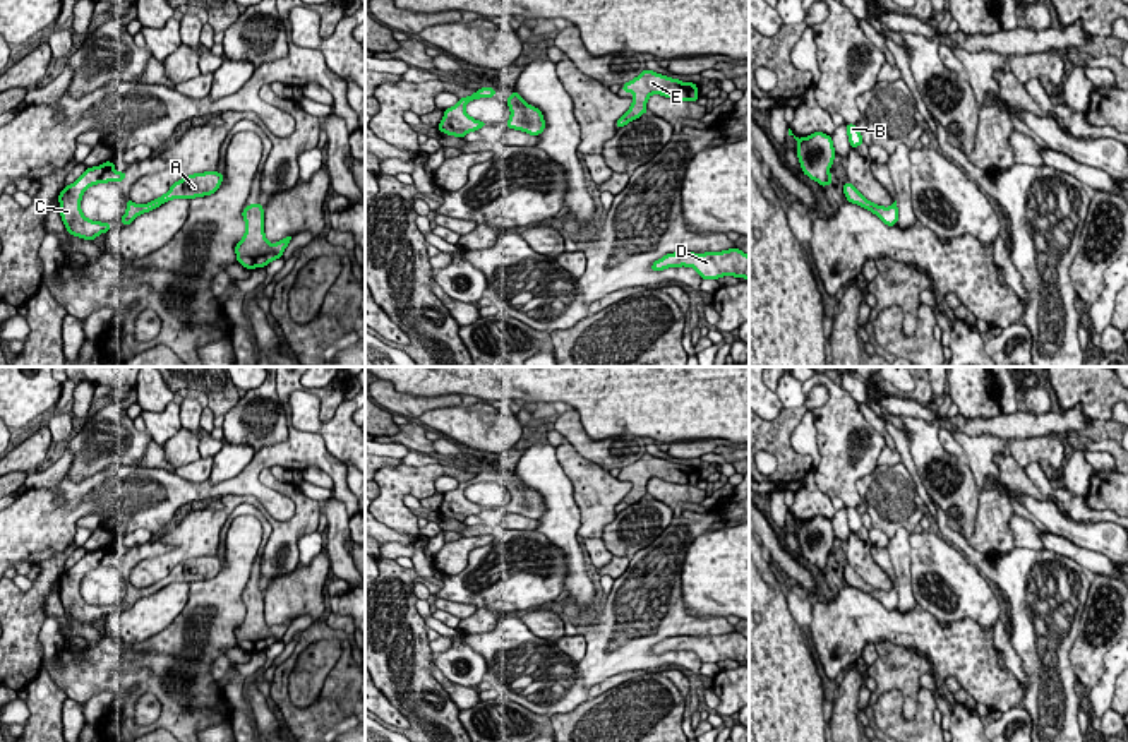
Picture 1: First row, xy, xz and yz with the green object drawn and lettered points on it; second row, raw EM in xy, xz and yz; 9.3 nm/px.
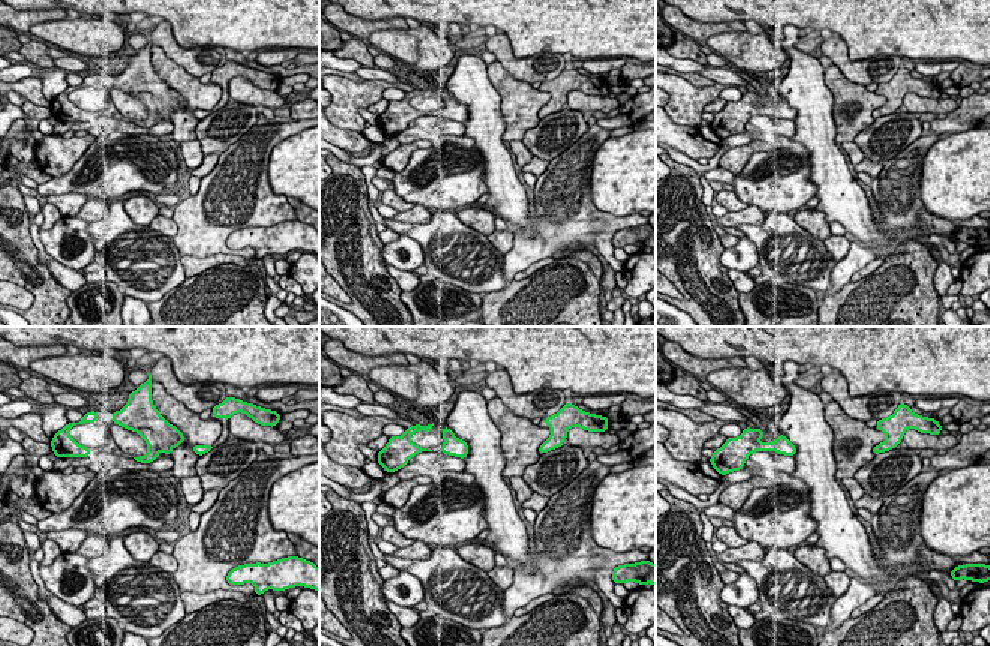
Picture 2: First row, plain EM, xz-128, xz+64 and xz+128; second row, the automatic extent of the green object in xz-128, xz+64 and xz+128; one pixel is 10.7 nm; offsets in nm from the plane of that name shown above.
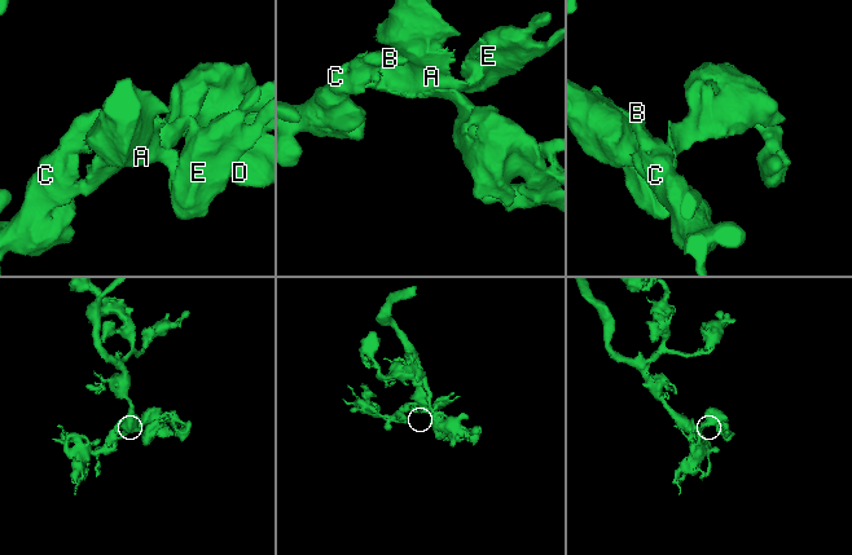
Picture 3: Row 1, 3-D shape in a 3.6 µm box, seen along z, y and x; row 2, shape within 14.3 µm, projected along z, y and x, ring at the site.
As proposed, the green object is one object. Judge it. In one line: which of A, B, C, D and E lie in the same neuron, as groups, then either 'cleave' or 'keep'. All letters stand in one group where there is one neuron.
groups A B C D E; keep

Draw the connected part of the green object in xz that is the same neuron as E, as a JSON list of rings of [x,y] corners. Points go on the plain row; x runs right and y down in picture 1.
[[[645,452],[638,461],[622,468],[622,476],[633,476],[631,492],[615,506],[615,512],[627,509],[629,506],[648,497],[646,485],[651,478],[662,478],[663,482],[677,485],[698,485],[698,470],[694,466],[682,466],[653,454]]]

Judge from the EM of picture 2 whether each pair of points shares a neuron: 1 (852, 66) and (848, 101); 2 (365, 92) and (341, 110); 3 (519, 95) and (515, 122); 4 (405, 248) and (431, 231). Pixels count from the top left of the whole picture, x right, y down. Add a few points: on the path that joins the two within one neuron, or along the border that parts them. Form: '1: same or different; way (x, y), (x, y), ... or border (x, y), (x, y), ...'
1: different; border (833, 63), (849, 80), (866, 87)
2: same; way (359, 96), (354, 96), (347, 104)
3: same; way (519, 101), (519, 116)
4: different; border (399, 233), (411, 237), (423, 252)

